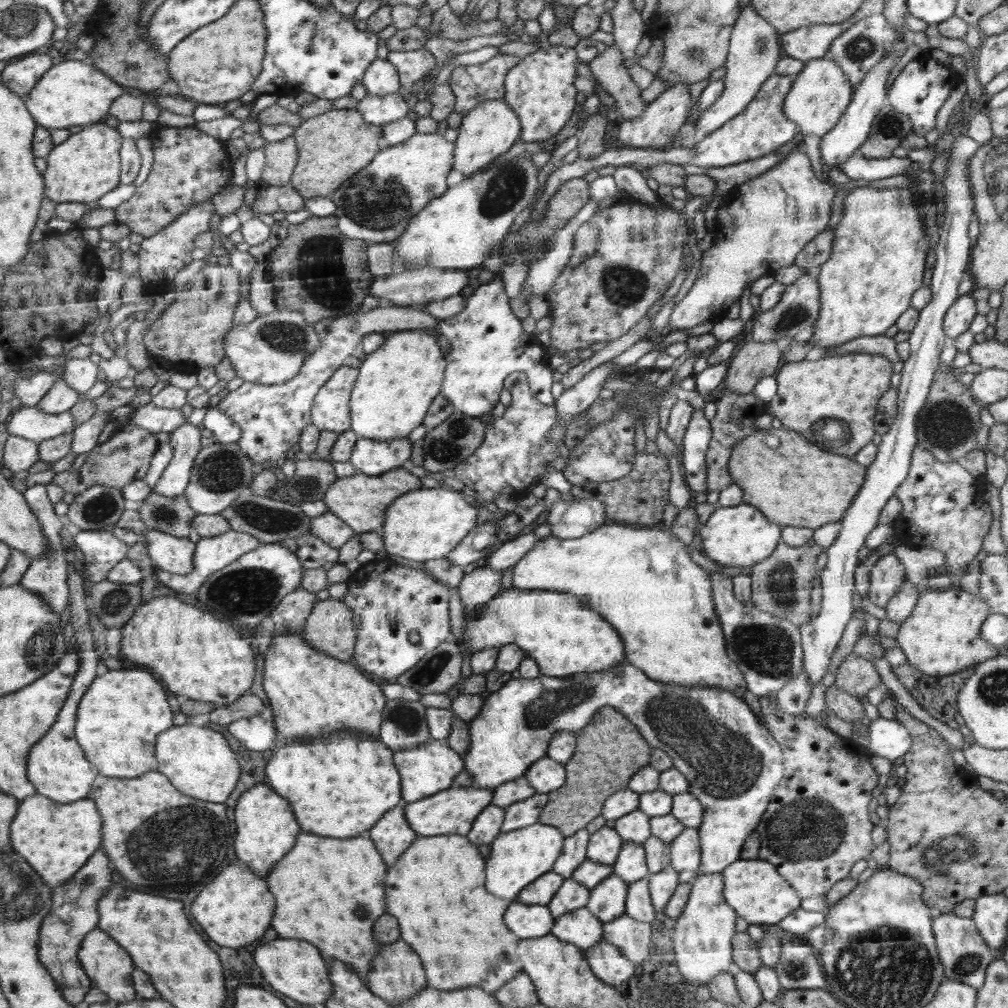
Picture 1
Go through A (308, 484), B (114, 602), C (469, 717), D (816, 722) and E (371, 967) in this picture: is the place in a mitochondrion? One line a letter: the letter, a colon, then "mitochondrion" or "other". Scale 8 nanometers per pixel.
A: mitochondrion
B: mitochondrion
C: other
D: other
E: other

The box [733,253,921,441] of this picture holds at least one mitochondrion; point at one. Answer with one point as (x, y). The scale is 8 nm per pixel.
(796, 314)

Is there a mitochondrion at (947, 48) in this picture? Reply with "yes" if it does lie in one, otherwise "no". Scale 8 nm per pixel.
no

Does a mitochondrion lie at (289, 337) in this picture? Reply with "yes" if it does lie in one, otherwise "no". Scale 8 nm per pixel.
yes

